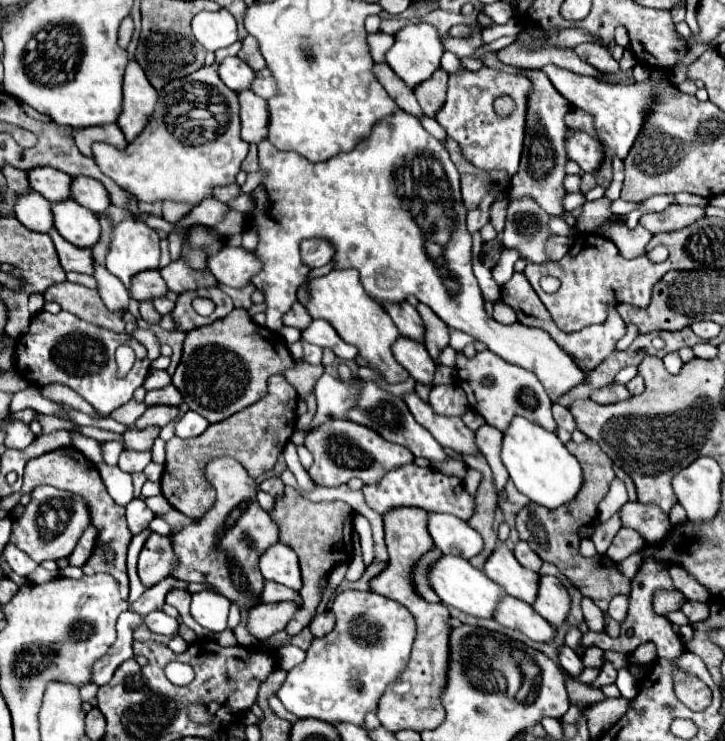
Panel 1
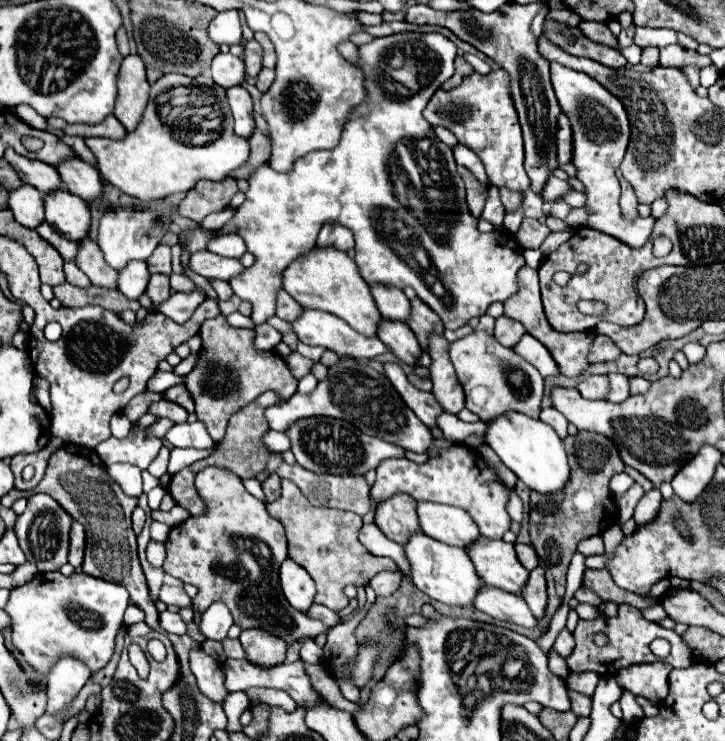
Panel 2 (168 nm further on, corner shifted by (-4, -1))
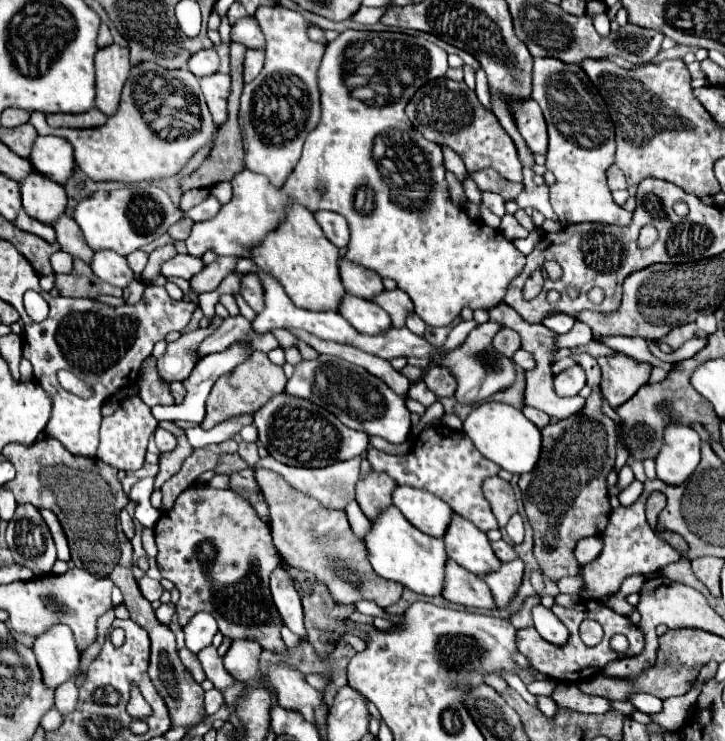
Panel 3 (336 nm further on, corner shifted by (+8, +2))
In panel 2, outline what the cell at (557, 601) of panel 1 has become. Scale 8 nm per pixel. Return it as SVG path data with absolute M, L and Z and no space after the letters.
M538 566L530 572L528 576L528 582L524 584L524 590L520 592L520 598L524 596L524 602L528 604L528 608L532 610L532 614L536 618L542 618L544 616L544 608L546 608L546 602L548 602L548 596L546 596L546 578L544 578L544 570Z

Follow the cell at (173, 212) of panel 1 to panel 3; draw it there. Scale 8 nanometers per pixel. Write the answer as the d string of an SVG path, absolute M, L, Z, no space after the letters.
M190 189L190 191L184 191L182 193L182 201L180 201L180 209L182 211L192 209L198 203L202 203L208 195L210 195L210 189Z

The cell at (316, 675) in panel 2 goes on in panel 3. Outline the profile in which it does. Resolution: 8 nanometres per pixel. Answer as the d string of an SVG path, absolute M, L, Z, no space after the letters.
M194 481L188 489L178 495L174 507L158 519L154 525L156 533L156 563L164 579L170 579L178 591L180 601L176 605L180 627L188 623L188 619L196 611L208 611L218 621L220 633L230 639L254 639L264 649L270 649L278 655L284 655L286 645L282 641L280 629L282 629L282 617L276 611L276 605L270 595L268 577L270 573L280 565L280 553L276 551L270 535L268 523L264 523L254 507L236 491L232 489L216 489L208 483Z

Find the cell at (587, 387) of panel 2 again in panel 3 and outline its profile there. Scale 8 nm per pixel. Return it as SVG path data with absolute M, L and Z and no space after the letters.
M574 365L572 369L566 369L554 377L554 389L560 397L574 397L582 391L584 385L586 385L586 375L580 365Z

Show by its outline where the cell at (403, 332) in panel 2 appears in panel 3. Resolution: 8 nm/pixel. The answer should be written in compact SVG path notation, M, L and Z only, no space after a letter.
M352 295L344 297L340 315L364 335L382 335L388 331L388 327L392 327L390 315L382 307L378 307L374 301L356 299Z

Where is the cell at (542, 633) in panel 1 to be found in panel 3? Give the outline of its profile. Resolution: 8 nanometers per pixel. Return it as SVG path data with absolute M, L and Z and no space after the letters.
M452 559L448 561L448 567L446 567L446 583L444 583L442 597L472 609L490 609L490 611L498 609L492 597L492 591L488 589L484 579L462 569Z

